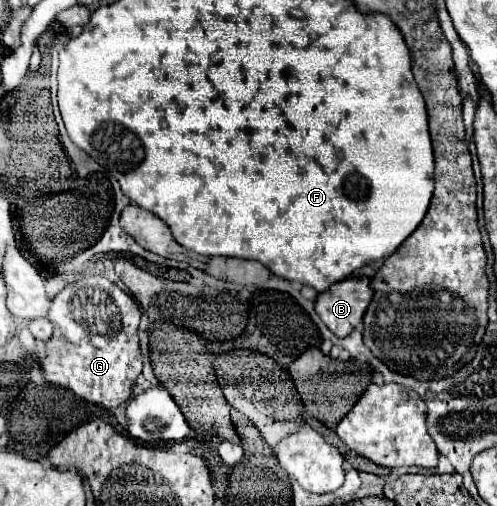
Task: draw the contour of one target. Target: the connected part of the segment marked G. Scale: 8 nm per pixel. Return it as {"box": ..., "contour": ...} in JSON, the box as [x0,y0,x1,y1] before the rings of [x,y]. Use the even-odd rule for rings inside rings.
{"box":[40,276,142,408],"contour":[[[102,276],[76,280],[56,294],[48,310],[48,320],[52,322],[54,332],[46,342],[46,356],[40,360],[40,368],[48,384],[70,390],[78,398],[100,404],[104,408],[116,408],[132,398],[134,382],[142,372],[142,354],[138,344],[140,310],[122,288]]]}

